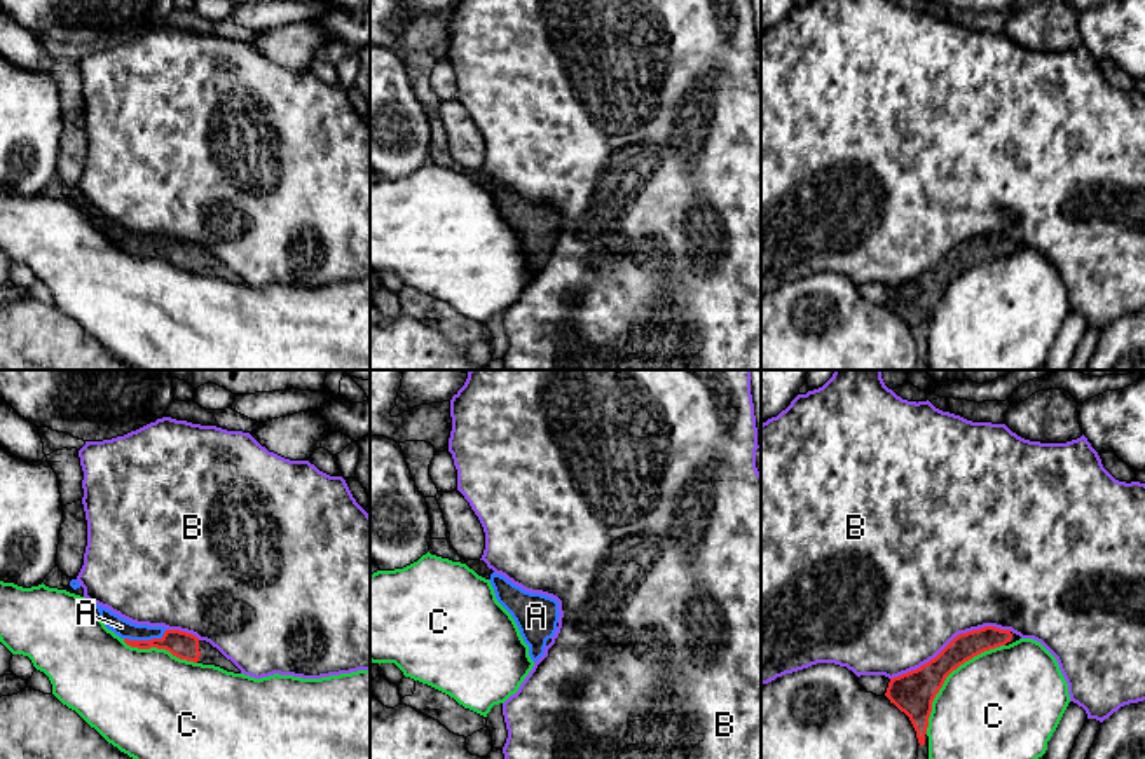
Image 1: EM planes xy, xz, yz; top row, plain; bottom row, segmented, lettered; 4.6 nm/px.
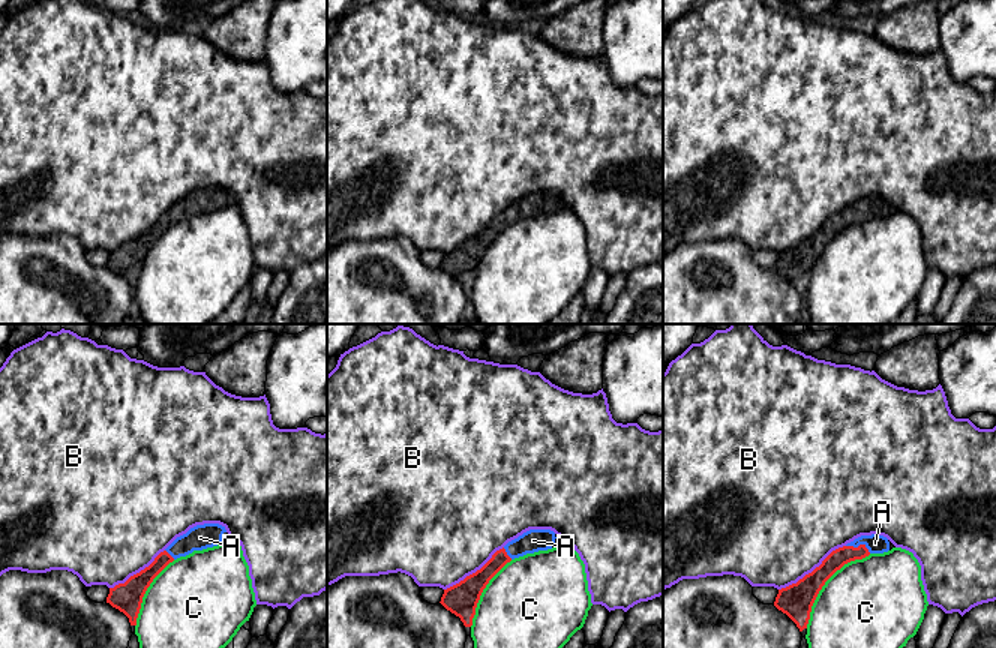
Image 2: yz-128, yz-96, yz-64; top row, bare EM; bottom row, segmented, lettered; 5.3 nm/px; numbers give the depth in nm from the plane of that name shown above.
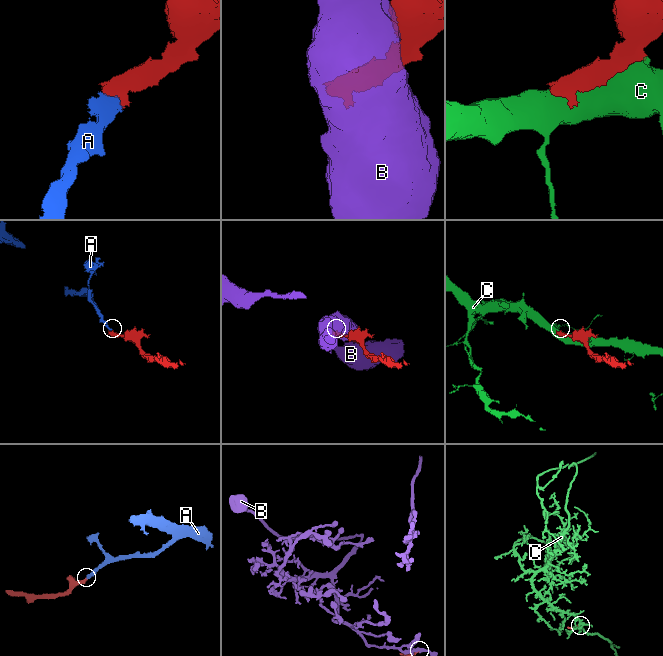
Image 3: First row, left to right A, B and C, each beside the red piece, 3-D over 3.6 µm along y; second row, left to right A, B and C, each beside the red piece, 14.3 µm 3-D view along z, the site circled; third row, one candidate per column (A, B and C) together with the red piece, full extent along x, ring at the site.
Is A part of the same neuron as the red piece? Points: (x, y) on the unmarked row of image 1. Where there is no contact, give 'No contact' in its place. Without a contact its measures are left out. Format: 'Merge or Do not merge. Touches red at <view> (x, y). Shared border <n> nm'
Merge. Touches red at xy (145, 250). Shared border 200 nm

